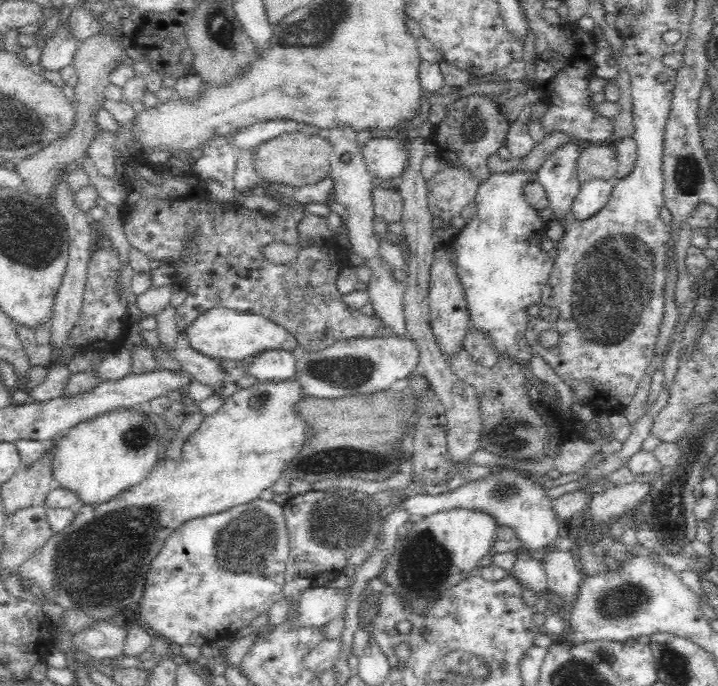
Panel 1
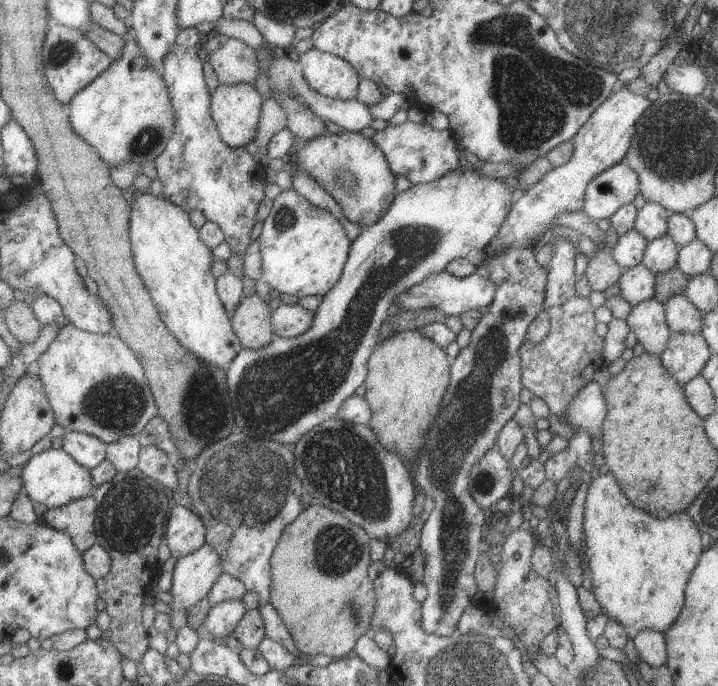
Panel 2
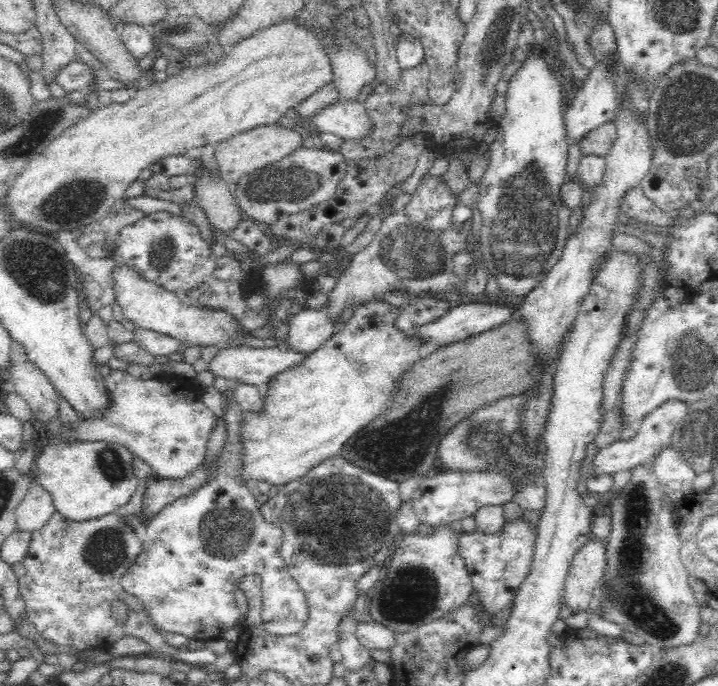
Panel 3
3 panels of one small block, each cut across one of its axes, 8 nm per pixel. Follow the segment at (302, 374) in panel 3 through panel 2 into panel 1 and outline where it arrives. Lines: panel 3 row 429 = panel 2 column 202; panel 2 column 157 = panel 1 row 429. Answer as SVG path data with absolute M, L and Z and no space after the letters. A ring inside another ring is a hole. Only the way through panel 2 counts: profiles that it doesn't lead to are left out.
M292 379L257 383L252 388L235 390L216 414L205 416L199 428L190 434L182 448L182 458L157 460L142 482L122 490L106 502L80 503L75 509L74 520L64 530L54 533L34 556L17 568L19 576L42 591L54 588L56 597L53 603L64 610L82 610L96 621L107 621L120 612L126 612L130 604L140 604L145 596L150 564L170 534L189 520L218 514L258 498L263 490L281 478L282 466L295 458L306 434L302 417L294 413L294 402L302 397L299 383Z

